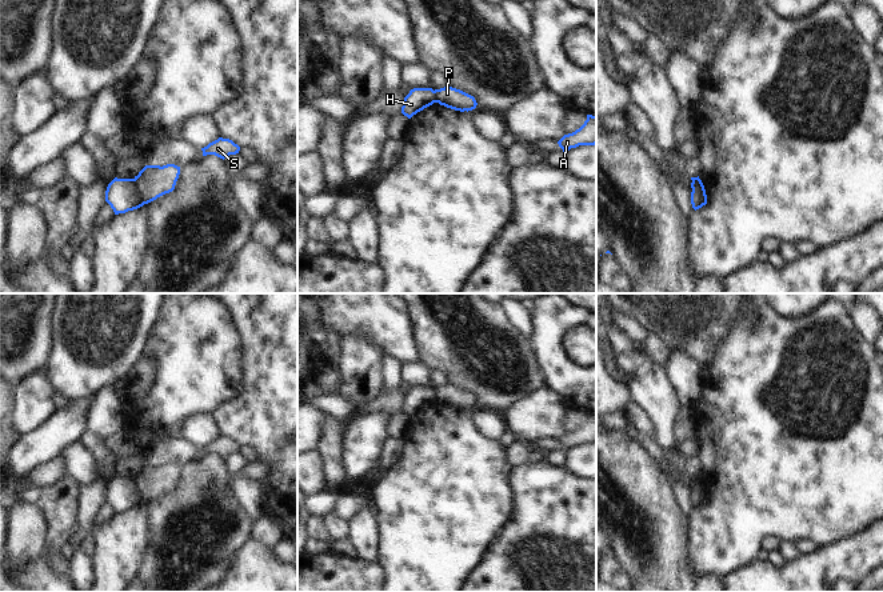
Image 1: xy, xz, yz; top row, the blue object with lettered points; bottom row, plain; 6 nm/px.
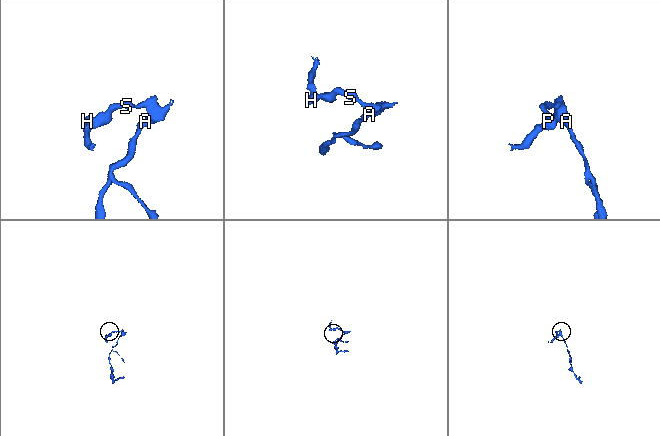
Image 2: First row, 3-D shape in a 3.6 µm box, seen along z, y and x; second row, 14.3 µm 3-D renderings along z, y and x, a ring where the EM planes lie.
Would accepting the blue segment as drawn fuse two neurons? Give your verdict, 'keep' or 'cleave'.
cleave

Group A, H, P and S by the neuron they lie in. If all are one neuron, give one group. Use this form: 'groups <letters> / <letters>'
groups A P S / H

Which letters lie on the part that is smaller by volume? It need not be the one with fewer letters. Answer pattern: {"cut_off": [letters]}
{"cut_off": ["H"]}

